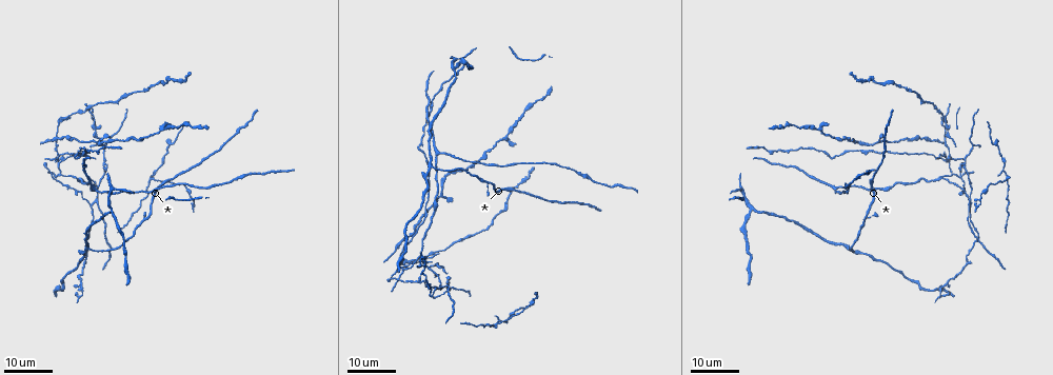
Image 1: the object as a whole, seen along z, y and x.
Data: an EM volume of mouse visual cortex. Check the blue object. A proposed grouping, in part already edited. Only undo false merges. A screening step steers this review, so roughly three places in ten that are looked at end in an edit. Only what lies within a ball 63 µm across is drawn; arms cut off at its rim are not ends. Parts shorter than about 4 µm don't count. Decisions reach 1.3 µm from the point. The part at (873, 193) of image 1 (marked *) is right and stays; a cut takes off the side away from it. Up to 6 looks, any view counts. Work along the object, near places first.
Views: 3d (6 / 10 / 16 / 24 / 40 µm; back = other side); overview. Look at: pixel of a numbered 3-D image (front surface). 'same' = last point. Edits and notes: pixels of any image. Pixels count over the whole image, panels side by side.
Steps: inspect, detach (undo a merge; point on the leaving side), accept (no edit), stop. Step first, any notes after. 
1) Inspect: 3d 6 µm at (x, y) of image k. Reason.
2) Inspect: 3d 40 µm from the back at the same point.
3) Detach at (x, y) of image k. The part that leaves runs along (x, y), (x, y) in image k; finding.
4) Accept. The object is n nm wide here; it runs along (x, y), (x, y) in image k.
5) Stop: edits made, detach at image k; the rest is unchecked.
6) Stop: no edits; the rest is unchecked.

Inspect: 3d 16 µm at (968, 202) of image 1. Four-way junction.

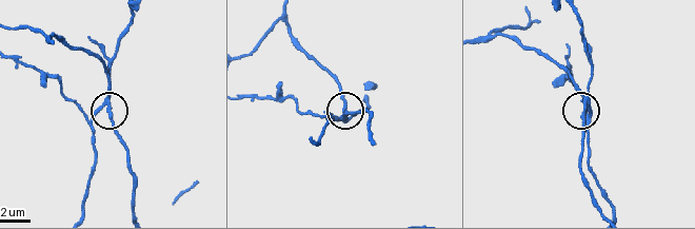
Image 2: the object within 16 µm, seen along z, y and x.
Inspect: 3d 10 µm at (586, 105) of image 2.

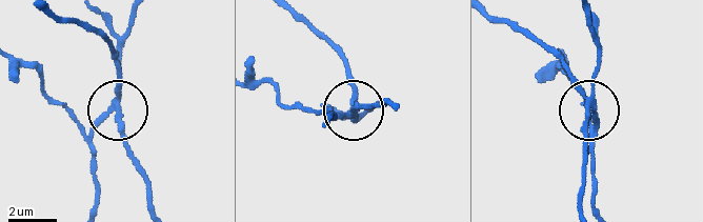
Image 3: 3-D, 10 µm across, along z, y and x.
Detach at (354, 120) of image 3. The object is 200 nm wide here; the part that leaves runs along (113, 104), (88, 144), (95, 210) in image 3; a second cell is stuck on.

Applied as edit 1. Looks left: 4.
Inspect: overview. Redraw.

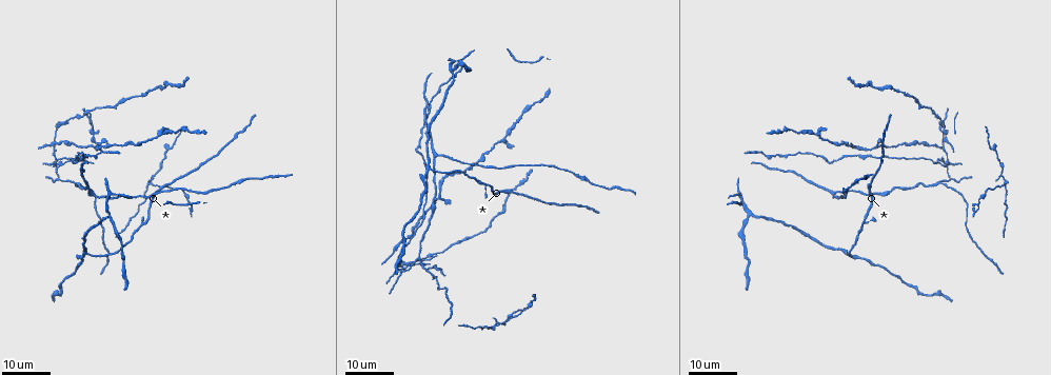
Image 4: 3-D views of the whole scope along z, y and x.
Inspect: 3d 16 µm at (936, 183) of image 4. Two arms in line, one across.

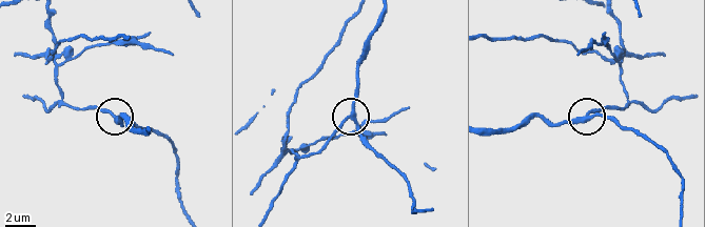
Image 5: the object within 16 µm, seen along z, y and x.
Inspect: 3d 6 µm at (586, 116) of image 5.

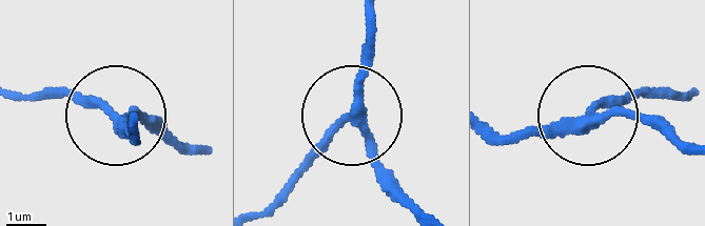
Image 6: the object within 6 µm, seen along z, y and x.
Inspect: 3d 6 µm from the back at (592, 112) of image 6.

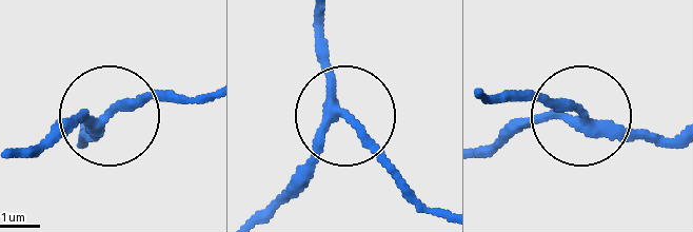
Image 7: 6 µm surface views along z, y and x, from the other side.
Accept. The side arm is 63 µm long; 3 arms meet here; all the same cell.

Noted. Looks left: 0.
Stop: edits made, detach at image 3; the rest is unchecked.

